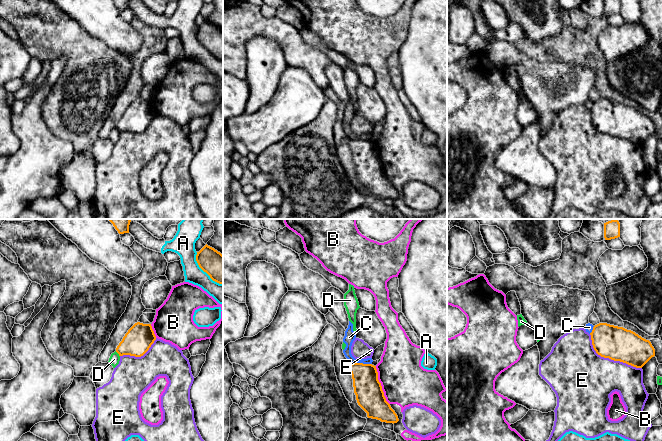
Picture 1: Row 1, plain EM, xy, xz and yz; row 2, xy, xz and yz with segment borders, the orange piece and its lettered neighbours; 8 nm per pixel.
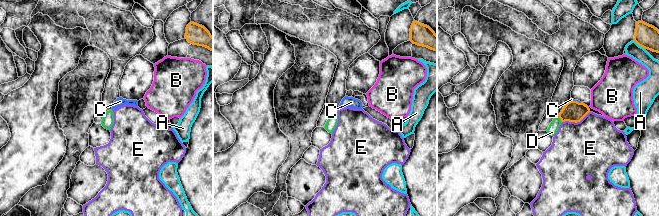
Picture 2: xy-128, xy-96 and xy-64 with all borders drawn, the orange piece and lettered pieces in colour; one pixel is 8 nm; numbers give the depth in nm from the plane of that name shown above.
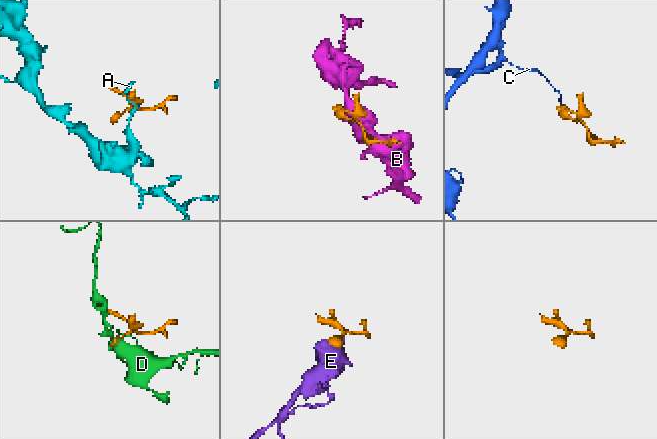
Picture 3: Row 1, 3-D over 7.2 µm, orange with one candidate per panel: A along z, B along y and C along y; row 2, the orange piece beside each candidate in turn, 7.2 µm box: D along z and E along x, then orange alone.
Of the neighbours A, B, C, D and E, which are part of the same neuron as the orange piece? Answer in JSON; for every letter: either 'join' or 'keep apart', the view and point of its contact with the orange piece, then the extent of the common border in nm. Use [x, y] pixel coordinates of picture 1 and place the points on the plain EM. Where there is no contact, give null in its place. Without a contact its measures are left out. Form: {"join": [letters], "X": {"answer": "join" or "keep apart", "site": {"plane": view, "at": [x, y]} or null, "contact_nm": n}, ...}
{"join": [], "A": {"answer": "keep apart", "site": {"plane": "xy", "at": [204, 47]}, "contact_nm": 340}, "B": {"answer": "keep apart", "site": {"plane": "xz", "at": [380, 161]}, "contact_nm": 340}, "C": {"answer": "keep apart", "site": {"plane": "xz", "at": [361, 139]}, "contact_nm": 170}, "D": {"answer": "keep apart", "site": {"plane": "xy", "at": [118, 129]}, "contact_nm": 60}, "E": {"answer": "keep apart", "site": {"plane": "yz", "at": [610, 134]}, "contact_nm": 500}}

